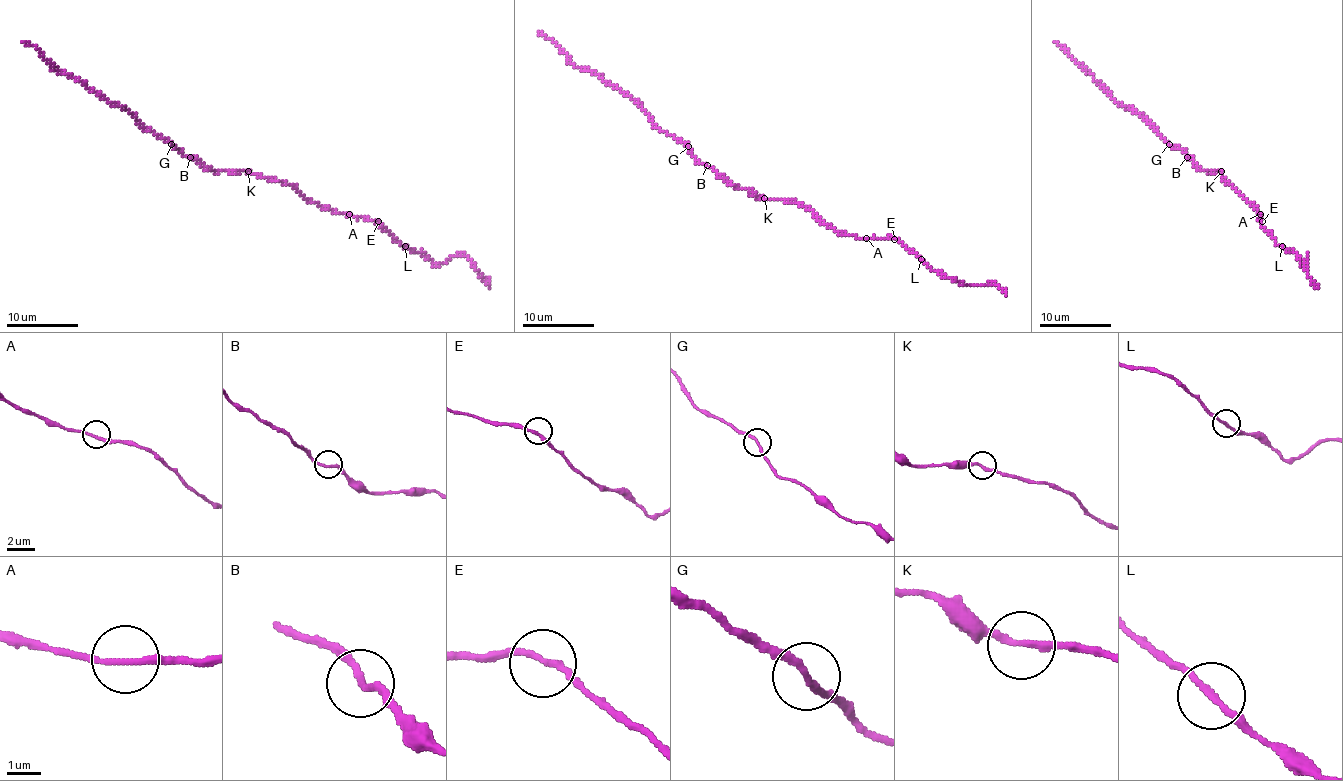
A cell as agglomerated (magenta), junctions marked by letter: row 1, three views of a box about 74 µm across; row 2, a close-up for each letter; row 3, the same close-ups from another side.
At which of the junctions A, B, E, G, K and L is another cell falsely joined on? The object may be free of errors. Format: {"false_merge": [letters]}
{"false_merge": []}

